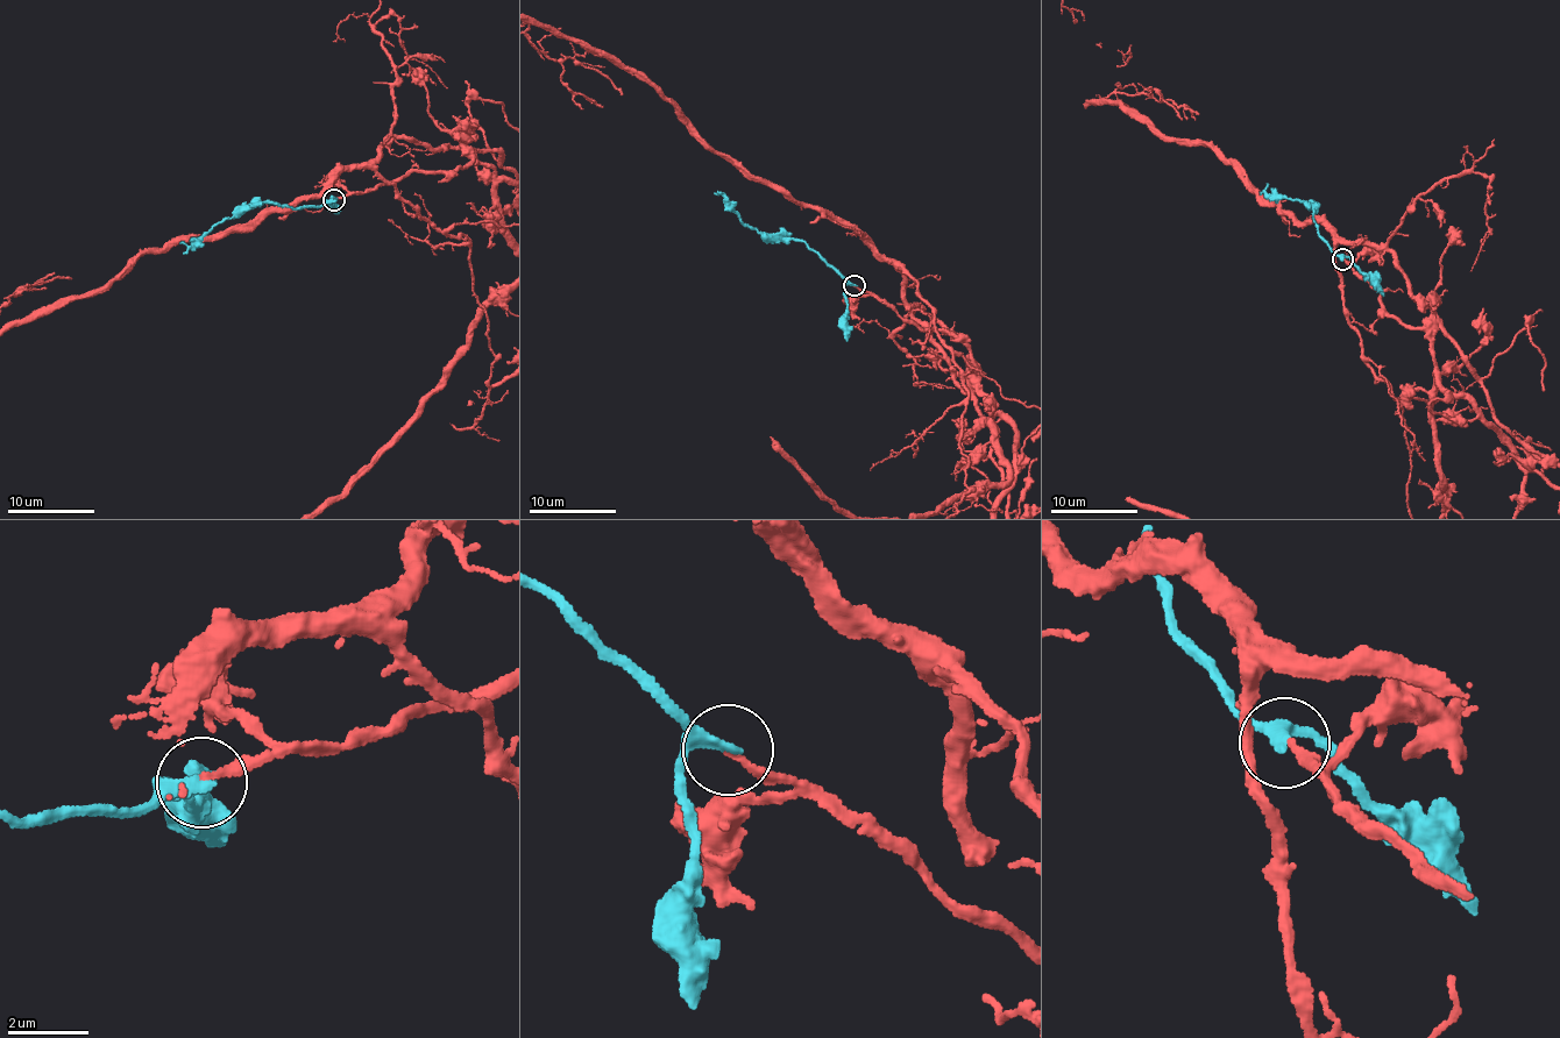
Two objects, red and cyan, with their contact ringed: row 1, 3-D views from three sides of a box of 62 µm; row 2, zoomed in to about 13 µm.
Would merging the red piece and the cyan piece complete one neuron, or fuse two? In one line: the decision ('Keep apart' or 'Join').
Join

